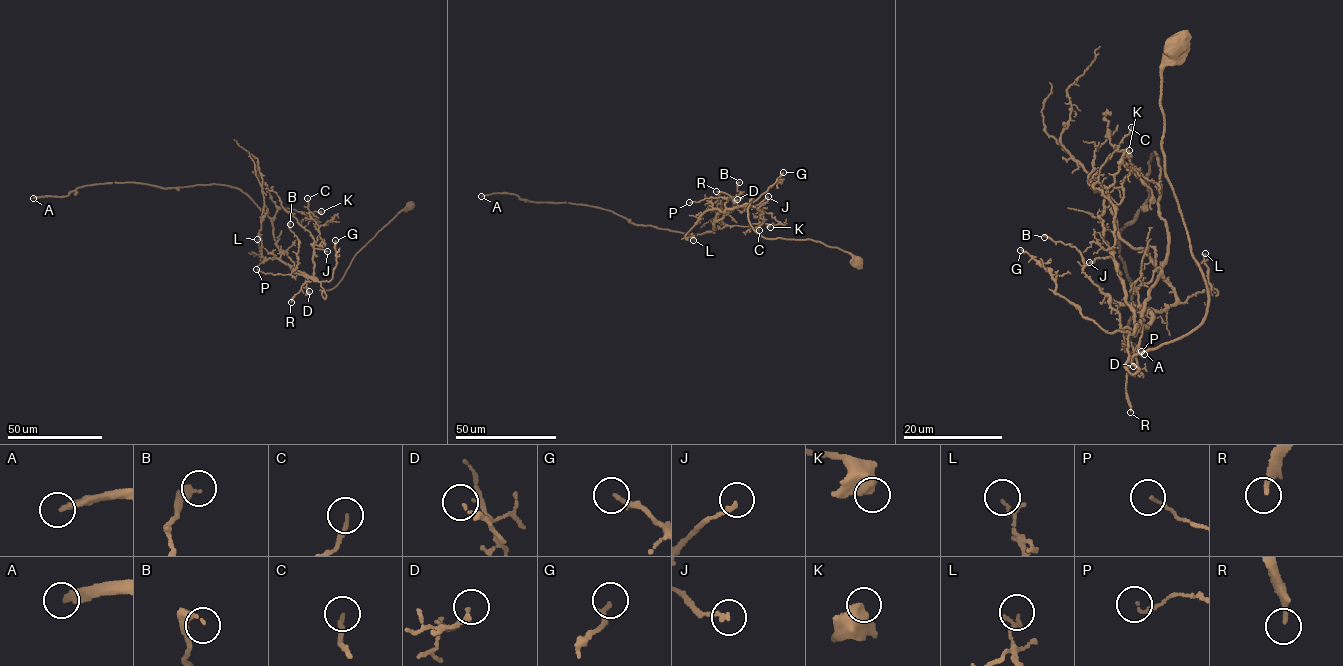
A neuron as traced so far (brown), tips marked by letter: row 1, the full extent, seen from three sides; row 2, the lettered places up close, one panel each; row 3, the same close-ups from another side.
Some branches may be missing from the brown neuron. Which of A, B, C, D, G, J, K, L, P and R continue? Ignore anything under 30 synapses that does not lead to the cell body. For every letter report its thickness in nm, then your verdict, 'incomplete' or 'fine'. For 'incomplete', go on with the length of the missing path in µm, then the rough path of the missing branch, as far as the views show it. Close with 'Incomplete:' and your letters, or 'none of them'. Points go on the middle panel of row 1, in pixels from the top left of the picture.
A: calibre 280 nm; incomplete; missing 300 µm
B: calibre 220 nm; fine
C: calibre 150 nm; fine
D: calibre 110 nm; fine
G: calibre 190 nm; fine
J: calibre 190 nm; fine
K: calibre 600 nm; fine
L: calibre 80 nm; fine
P: calibre 100 nm; fine
R: calibre 180 nm; fine
Incomplete: A

